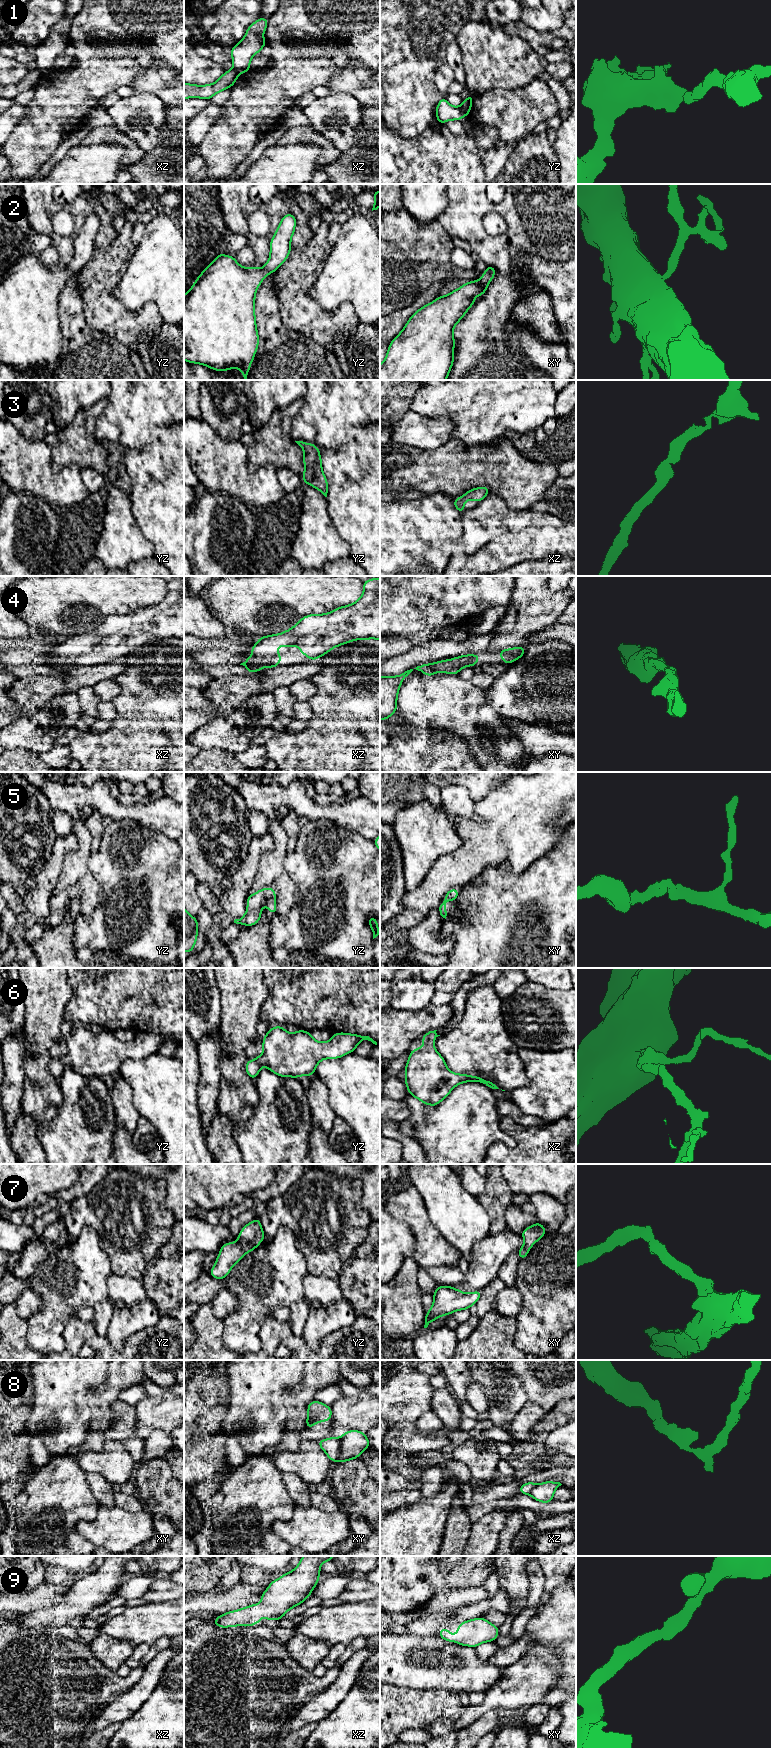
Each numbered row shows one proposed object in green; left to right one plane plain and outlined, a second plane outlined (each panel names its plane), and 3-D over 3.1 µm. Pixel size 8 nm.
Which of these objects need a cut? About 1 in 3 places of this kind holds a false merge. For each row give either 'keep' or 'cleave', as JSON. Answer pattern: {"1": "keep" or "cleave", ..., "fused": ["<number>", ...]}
{"1": "cleave", "2": "keep", "3": "keep", "4": "keep", "5": "keep", "6": "keep", "7": "keep", "8": "cleave", "9": "keep", "fused": ["1", "8"]}

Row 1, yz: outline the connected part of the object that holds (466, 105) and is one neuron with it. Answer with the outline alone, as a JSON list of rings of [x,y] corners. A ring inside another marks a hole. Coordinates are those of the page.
[[[469,94],[469,96],[462,102],[460,109],[463,112],[464,116],[469,116],[473,99],[474,96],[472,94]]]

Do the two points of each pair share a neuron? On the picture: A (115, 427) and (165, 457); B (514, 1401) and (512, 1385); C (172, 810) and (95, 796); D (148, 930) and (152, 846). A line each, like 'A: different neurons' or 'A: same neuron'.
A: different neurons
B: same neuron
C: same neuron
D: same neuron

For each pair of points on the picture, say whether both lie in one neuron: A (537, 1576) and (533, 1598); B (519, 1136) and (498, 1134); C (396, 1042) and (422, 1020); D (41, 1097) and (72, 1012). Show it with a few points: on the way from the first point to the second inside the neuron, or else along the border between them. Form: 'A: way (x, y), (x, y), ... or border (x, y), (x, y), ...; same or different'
A: way (536, 1581), (535, 1593); same
B: border (500, 1117), (500, 1126), (515, 1141), (512, 1147); different
C: way (402, 1036), (416, 1023); same
D: border (70, 997), (64, 1011), (63, 1020); different

